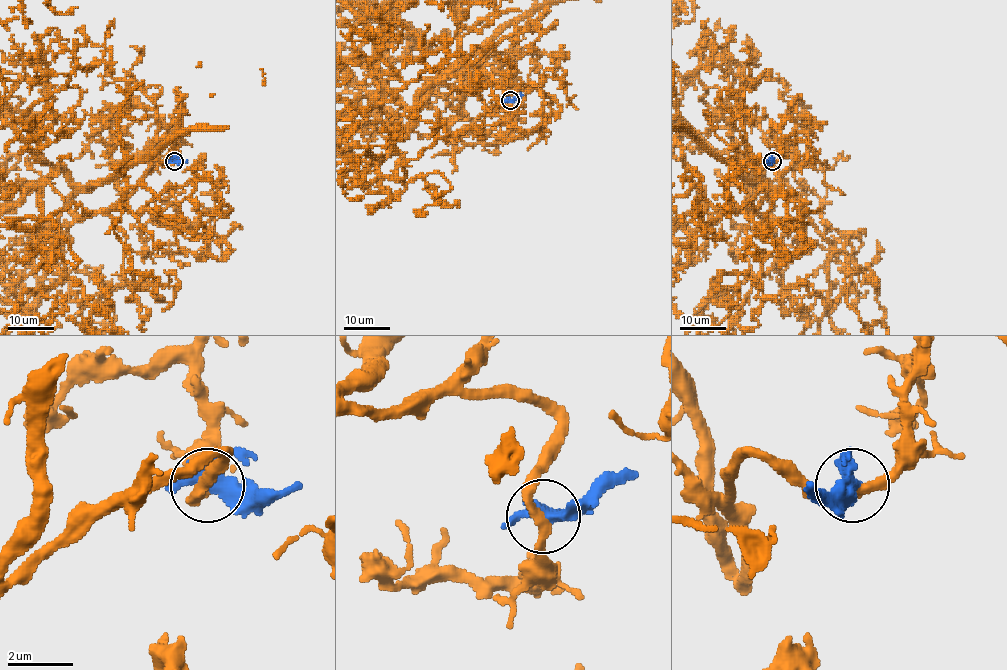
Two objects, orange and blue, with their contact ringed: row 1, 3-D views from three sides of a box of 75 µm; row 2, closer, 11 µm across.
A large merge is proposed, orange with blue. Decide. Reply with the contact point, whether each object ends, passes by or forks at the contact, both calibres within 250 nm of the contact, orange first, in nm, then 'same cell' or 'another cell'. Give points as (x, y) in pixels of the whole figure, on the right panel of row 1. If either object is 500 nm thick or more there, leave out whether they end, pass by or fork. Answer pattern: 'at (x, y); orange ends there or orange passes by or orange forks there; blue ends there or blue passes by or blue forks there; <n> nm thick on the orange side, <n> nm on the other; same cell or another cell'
at (772, 161); orange passes by; blue forks there; 280 nm thick on the orange side, 360 nm on the other; another cell

